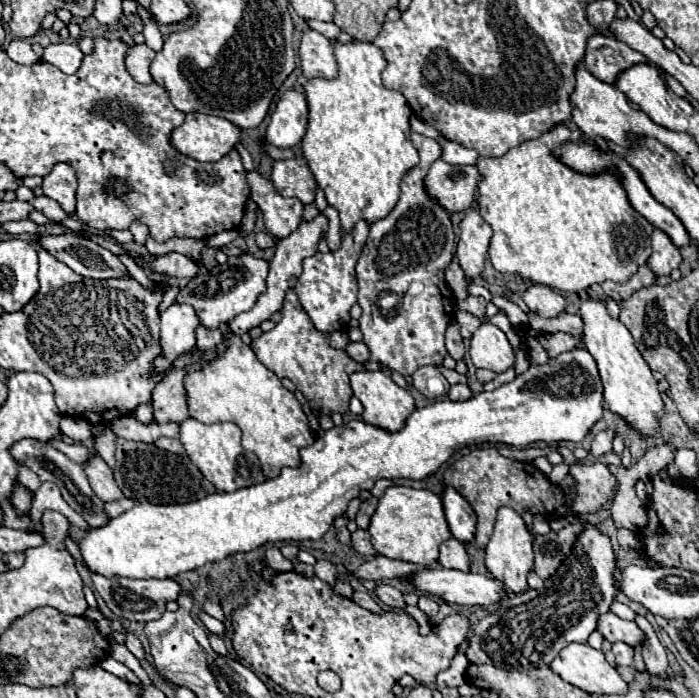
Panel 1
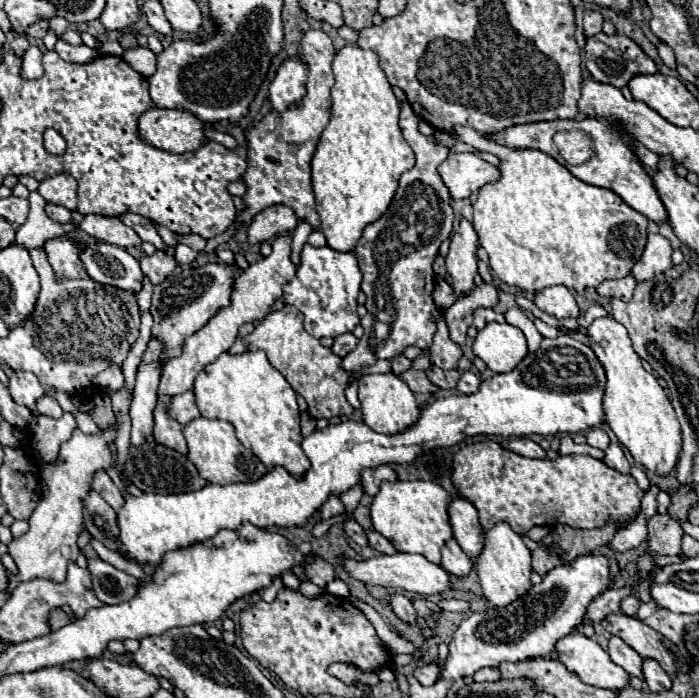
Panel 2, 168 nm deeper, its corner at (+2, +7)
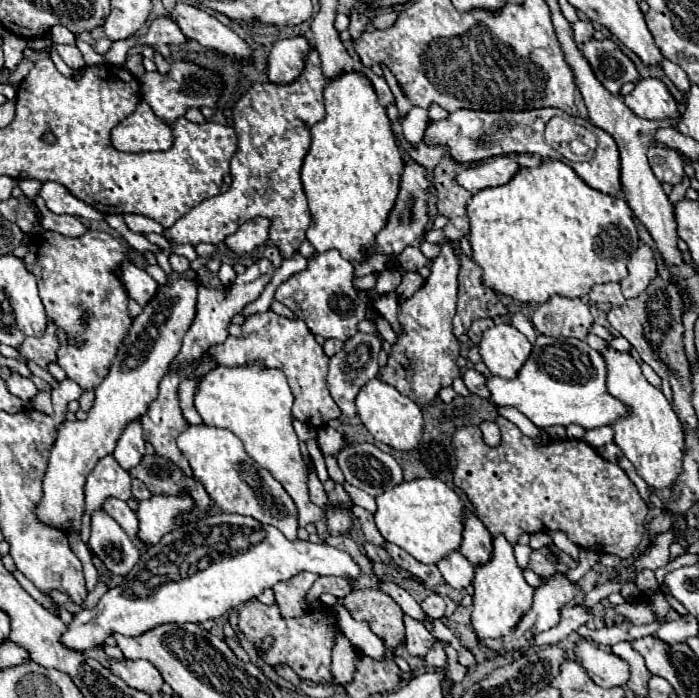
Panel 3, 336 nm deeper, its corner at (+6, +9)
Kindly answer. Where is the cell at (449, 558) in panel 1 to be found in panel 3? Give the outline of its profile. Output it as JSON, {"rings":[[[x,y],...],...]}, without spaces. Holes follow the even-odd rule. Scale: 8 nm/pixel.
{"rings":[[[459,550],[449,552],[449,556],[437,562],[437,568],[443,580],[453,588],[465,588],[473,582],[473,564]]]}

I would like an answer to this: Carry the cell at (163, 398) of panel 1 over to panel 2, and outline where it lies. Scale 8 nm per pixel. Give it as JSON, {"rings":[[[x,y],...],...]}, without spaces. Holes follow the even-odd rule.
{"rings":[[[277,236],[273,240],[273,252],[251,264],[247,270],[241,272],[241,276],[233,282],[233,292],[231,292],[231,304],[225,308],[219,308],[217,314],[201,328],[197,330],[193,336],[189,336],[183,344],[183,354],[179,358],[169,360],[163,366],[161,372],[161,384],[159,384],[159,394],[167,394],[167,396],[177,396],[183,394],[187,390],[193,388],[195,376],[213,360],[217,360],[223,352],[227,352],[231,348],[231,344],[237,338],[237,330],[241,324],[245,322],[253,322],[253,320],[263,320],[269,312],[275,300],[279,300],[283,296],[283,284],[293,280],[297,266],[291,262],[291,236]]]}

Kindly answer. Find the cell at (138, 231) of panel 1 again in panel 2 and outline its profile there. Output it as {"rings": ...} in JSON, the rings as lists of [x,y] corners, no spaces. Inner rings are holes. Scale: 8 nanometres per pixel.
{"rings":[[[123,214],[123,216],[121,216],[121,222],[127,224],[129,228],[133,228],[133,230],[139,234],[141,240],[151,242],[157,250],[165,250],[165,248],[167,248],[167,254],[169,254],[169,256],[175,254],[175,248],[173,248],[173,246],[167,246],[167,244],[161,240],[161,236],[157,234],[155,226],[153,226],[147,218],[143,218],[143,216],[139,216],[139,214]]]}

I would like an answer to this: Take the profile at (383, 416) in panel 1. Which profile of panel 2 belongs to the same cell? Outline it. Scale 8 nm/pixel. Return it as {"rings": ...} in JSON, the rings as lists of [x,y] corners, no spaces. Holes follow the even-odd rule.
{"rings":[[[367,374],[359,378],[359,400],[363,422],[379,434],[399,434],[419,420],[419,404],[409,386],[395,374]]]}

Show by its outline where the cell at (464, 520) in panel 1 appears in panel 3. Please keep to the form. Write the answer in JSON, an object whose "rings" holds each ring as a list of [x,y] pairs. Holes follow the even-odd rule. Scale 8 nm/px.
{"rings":[[[467,514],[463,520],[463,540],[459,552],[473,564],[485,564],[491,558],[493,536],[483,526],[483,522],[475,514]]]}

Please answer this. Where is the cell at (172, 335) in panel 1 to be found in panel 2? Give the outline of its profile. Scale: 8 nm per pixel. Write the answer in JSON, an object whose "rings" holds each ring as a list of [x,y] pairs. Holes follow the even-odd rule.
{"rings":[[[149,340],[147,350],[137,368],[137,382],[129,408],[131,416],[131,446],[141,446],[153,434],[153,408],[157,402],[157,386],[161,378],[159,360],[163,358],[163,344]]]}

